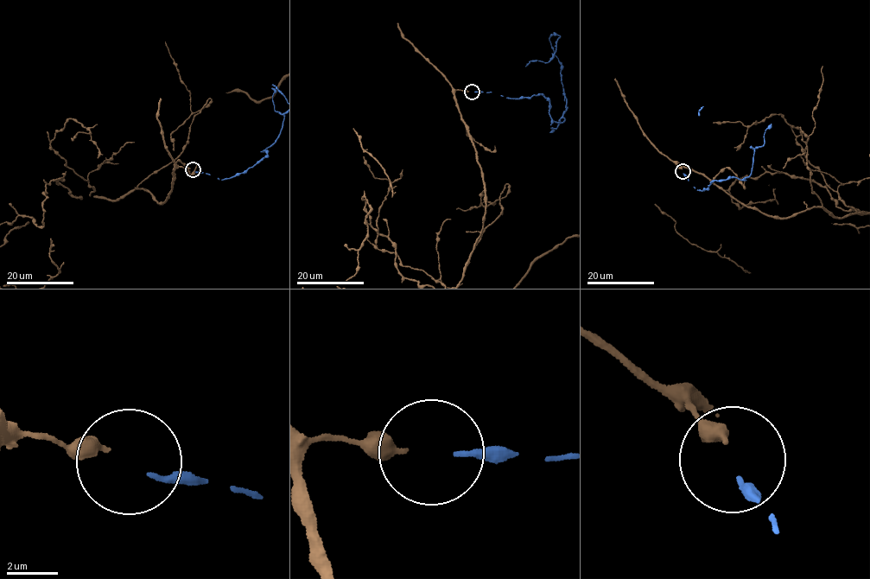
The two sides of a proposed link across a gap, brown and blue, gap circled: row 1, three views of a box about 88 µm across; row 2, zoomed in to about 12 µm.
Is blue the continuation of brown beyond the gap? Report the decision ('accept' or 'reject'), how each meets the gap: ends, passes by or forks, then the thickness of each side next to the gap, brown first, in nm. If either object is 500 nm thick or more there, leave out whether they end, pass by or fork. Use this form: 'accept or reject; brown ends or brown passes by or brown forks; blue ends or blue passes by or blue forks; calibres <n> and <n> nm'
accept; brown ends; blue ends; calibres 360 and 200 nm

